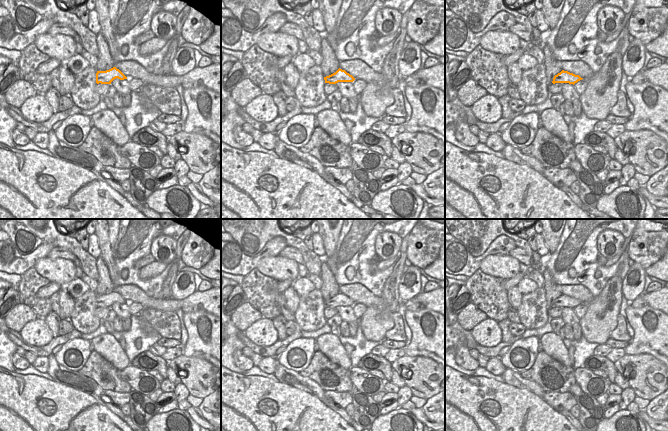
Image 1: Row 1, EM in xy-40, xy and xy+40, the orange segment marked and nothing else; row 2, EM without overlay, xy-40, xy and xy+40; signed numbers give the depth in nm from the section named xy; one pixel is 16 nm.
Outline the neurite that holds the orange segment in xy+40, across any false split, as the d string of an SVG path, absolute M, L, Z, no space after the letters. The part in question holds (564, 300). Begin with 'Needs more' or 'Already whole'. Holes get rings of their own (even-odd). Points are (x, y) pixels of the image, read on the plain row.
Already whole. M562 294L560 297L554 300L552 307L569 307L569 308L575 308L578 305L582 304L579 299L575 299L573 297L570 297L568 295Z

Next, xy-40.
Already whole. M113 291L106 295L97 295L96 297L96 307L99 308L111 308L114 303L124 304L127 301L116 291Z

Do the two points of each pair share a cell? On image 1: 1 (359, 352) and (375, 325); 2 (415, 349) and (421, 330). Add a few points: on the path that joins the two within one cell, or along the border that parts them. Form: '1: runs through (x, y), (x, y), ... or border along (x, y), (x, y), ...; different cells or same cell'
1: border along (359, 325), (367, 339), (380, 342); different cells
2: runs through (420, 344), (421, 335); same cell

